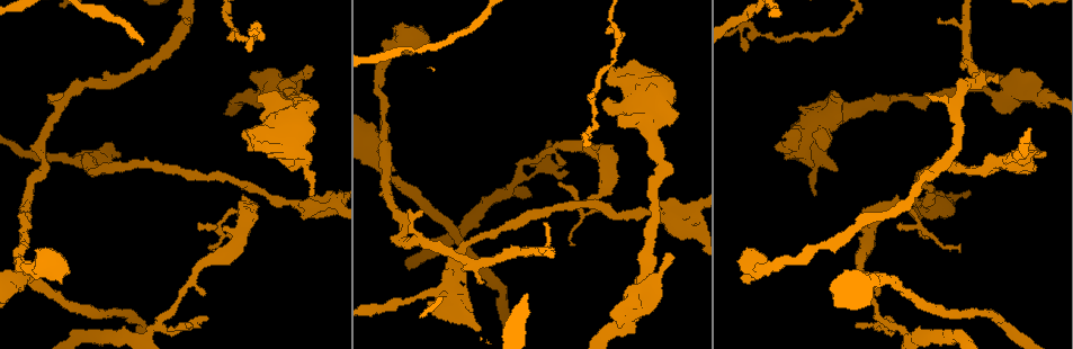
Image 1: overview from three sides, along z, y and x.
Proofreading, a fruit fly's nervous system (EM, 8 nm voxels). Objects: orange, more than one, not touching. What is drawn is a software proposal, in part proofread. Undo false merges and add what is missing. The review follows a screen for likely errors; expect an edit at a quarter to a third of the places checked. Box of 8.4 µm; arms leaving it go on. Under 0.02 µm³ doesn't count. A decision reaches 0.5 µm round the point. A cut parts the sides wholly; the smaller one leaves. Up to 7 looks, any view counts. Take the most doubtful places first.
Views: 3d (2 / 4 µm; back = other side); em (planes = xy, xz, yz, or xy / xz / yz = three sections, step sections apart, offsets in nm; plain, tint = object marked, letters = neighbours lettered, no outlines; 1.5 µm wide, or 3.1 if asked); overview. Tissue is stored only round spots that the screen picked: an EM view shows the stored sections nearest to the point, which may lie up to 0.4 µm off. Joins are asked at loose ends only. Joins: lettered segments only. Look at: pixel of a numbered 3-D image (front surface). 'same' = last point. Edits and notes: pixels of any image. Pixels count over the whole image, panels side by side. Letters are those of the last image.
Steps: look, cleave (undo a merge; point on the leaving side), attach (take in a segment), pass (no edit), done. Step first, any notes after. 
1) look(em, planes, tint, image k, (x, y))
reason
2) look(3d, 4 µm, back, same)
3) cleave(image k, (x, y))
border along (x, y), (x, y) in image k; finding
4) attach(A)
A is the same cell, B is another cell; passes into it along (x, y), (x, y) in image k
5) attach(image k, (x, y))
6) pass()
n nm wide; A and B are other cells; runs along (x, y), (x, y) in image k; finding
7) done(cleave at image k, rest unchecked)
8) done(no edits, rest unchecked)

look(3d, 4 µm, image 1, (319, 206))
narrows sharply

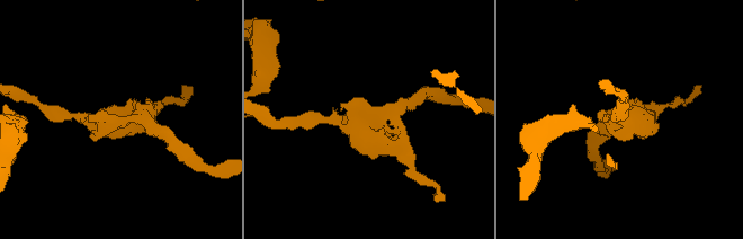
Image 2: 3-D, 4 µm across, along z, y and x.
look(em, yz, step 8, letters, image 2, (115, 123))
3 arms

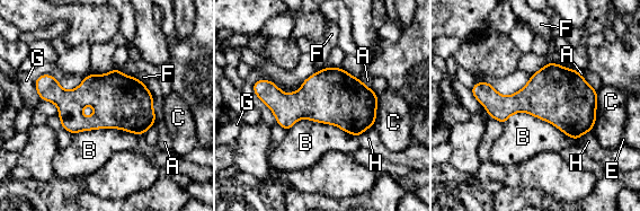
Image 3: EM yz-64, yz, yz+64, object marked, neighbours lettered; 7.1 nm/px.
pass()
340 nm wide; A, B, C, E, F, G and H are other cells; border along (503, 123), (527, 112), (576, 140) in image 3; continuous, no second neuron

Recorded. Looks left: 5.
look(em, xz, step 8, tint, image 1, (22, 273))
free end

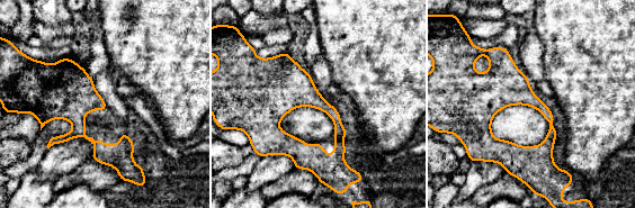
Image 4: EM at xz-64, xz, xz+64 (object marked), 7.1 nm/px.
look(em, planes, letters, same)
cut it another way

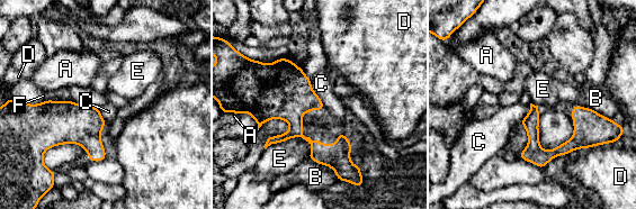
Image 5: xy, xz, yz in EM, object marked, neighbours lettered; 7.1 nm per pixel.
pass()
E touches over 320 nm; A, B, C, D, E and F are other cells; border along (310, 144), (289, 137), (265, 148) in image 5; none of them fits

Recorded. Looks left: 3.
look(3d, 2 µm, image 1, (842, 32))
abrupt turn

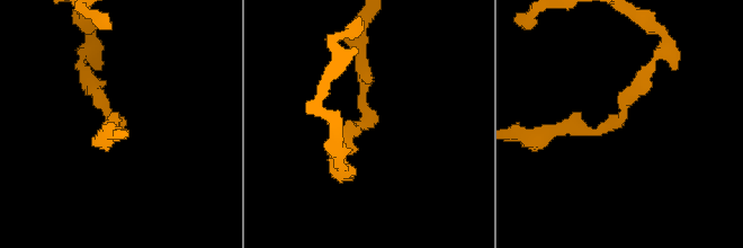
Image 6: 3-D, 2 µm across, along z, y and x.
look(em, planes, letters, image 6, (370, 122))

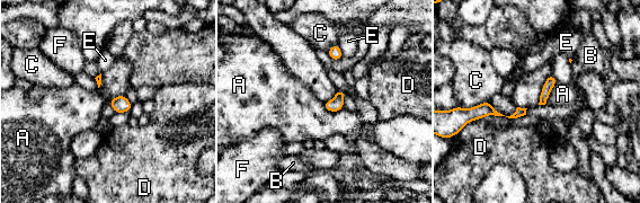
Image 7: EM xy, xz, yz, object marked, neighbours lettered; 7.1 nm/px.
pass()
A, B, C, D, E and F are other cells; border along (322, 103), (332, 112), (343, 108) in image 7; all the same neuron

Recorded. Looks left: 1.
done(no edits, rest unchecked)

